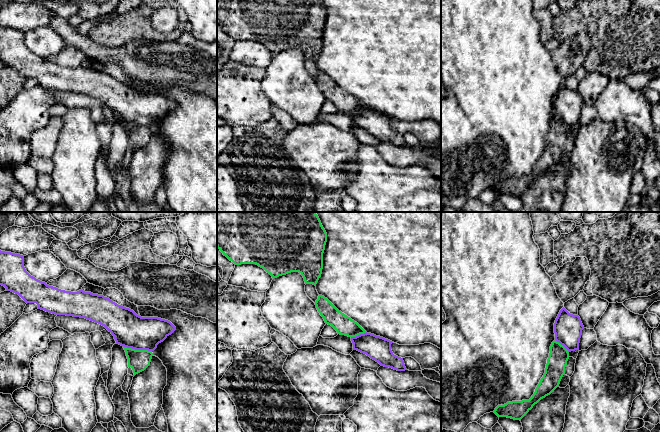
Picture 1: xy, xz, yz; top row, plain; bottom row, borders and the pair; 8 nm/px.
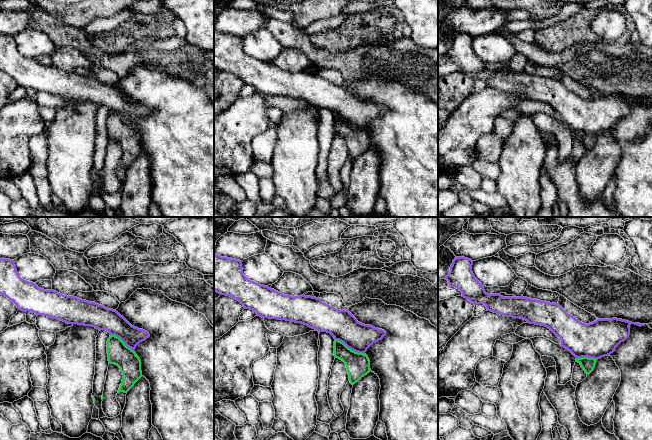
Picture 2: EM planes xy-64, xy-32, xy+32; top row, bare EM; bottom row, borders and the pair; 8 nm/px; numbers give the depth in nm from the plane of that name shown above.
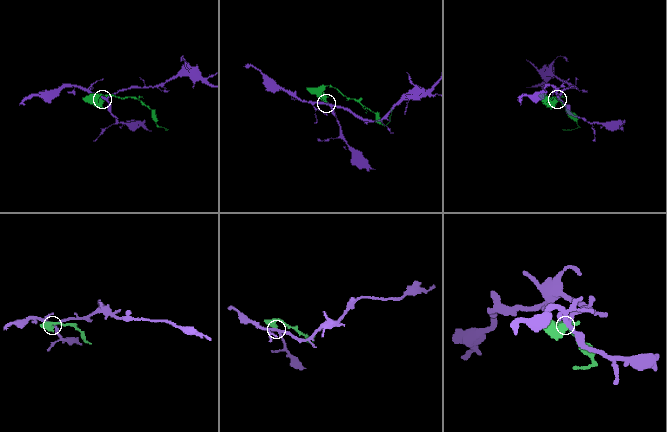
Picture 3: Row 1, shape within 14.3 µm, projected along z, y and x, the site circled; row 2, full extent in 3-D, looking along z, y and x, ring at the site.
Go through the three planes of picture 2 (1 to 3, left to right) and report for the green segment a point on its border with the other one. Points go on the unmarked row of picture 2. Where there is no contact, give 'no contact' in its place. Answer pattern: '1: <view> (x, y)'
1: xy-64 (122, 116)
2: xy-32 (349, 123)
3: xy+32 (587, 132)

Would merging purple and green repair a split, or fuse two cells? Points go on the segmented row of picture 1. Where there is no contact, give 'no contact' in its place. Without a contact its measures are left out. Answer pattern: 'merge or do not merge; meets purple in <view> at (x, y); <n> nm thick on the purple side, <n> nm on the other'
do not merge; meets purple in xy at (137, 349); 280 nm thick on the purple side, 170 nm on the other

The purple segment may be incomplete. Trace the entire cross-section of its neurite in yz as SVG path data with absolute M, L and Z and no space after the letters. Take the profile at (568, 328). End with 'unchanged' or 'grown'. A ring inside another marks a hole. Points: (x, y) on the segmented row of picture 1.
M563 307L554 323L555 340L563 345L568 352L579 350L583 329L580 317L570 314Z; unchanged

